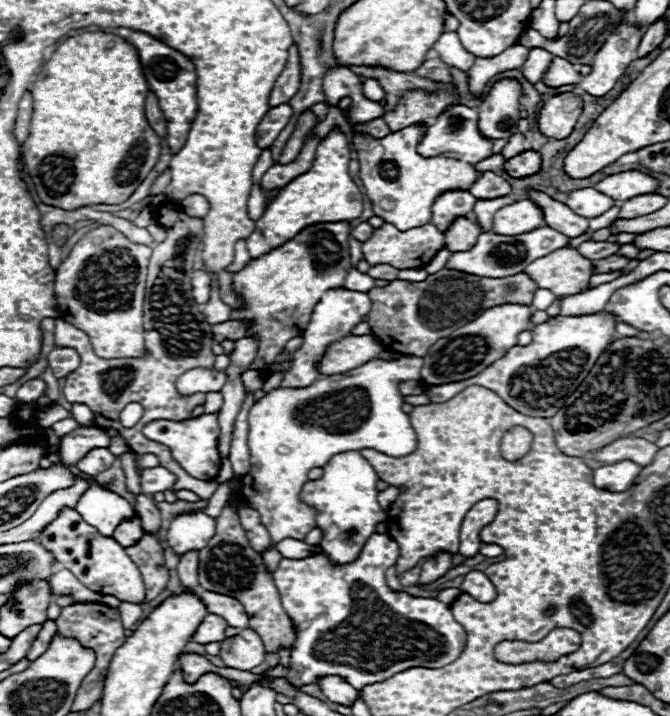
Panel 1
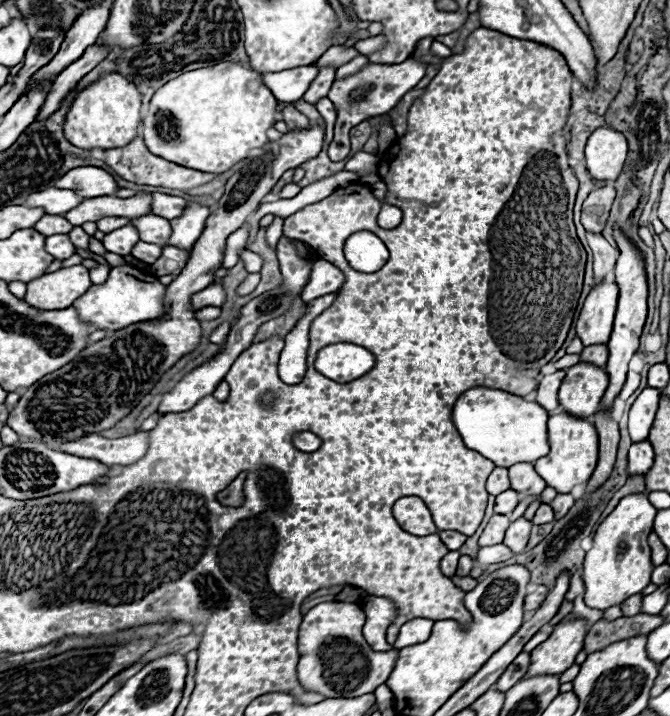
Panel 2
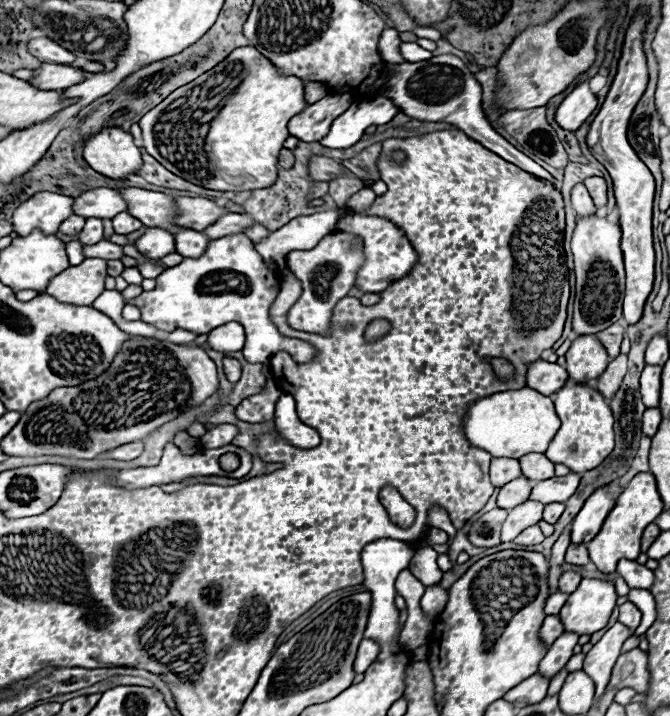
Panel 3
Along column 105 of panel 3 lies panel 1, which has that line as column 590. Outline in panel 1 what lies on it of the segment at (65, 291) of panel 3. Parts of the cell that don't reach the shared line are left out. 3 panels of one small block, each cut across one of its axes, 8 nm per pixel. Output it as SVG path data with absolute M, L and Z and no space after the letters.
M560 248L560 250L552 252L550 256L542 256L542 258L534 260L534 264L526 266L524 272L528 276L532 276L532 280L538 284L538 288L548 288L556 296L572 296L572 294L590 290L588 282L594 276L594 264L592 264L592 260L580 256L578 250L574 250L574 248Z

